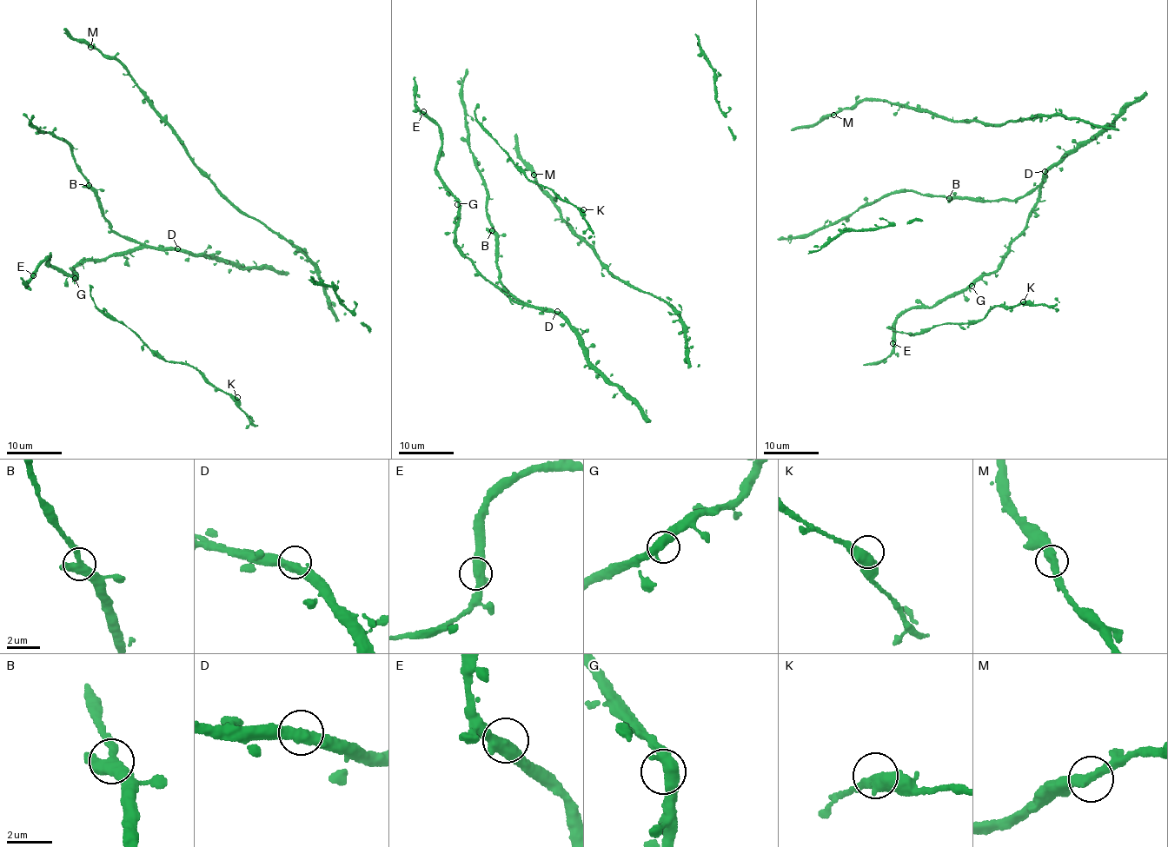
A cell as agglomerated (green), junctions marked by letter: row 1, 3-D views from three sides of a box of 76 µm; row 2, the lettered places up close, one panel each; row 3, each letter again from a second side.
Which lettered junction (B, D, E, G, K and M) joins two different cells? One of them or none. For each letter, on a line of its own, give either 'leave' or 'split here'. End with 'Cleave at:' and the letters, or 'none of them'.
B: leave
D: leave
E: leave
G: leave
K: leave
M: leave
Cleave at: none of them

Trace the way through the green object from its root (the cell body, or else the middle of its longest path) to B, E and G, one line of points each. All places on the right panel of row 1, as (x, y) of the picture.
B: (956, 295), (998, 267), (1013, 240), (1020, 234), (1038, 195), (1037, 188), (1013, 201), (983, 201), (949, 197)
E: (956, 295), (939, 300), (930, 306), (907, 308), (897, 319), (892, 343)
G: (956, 295), (972, 286)

